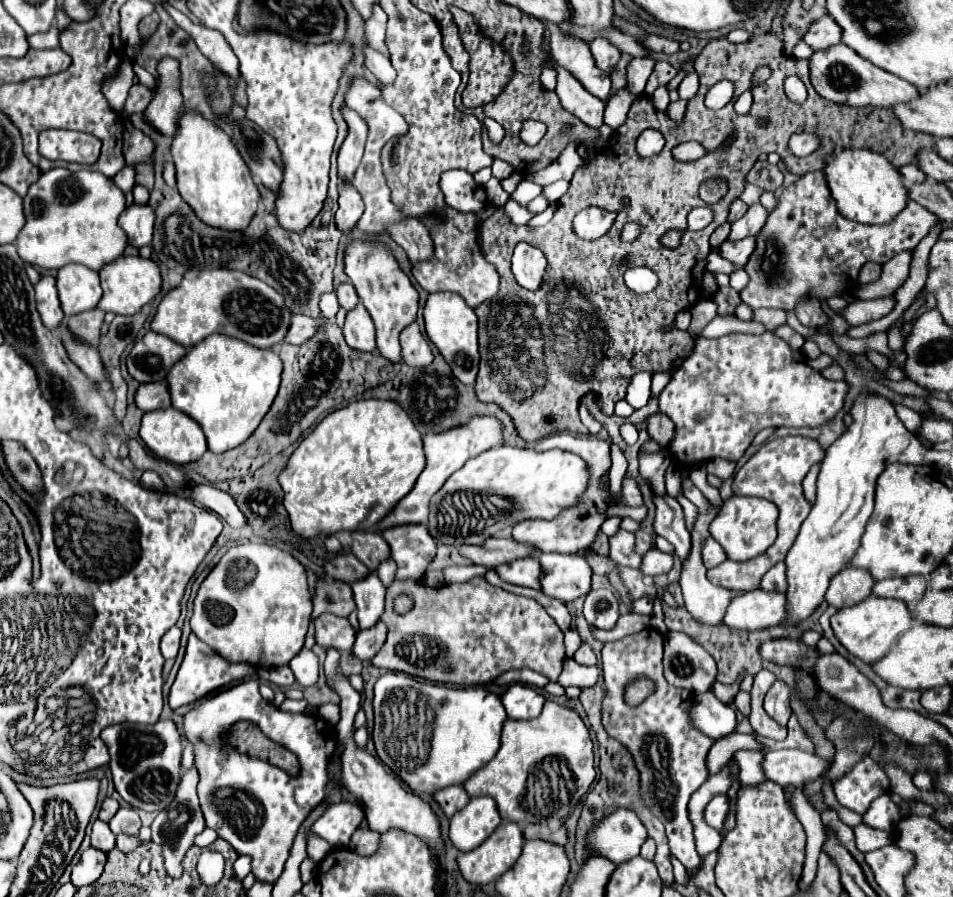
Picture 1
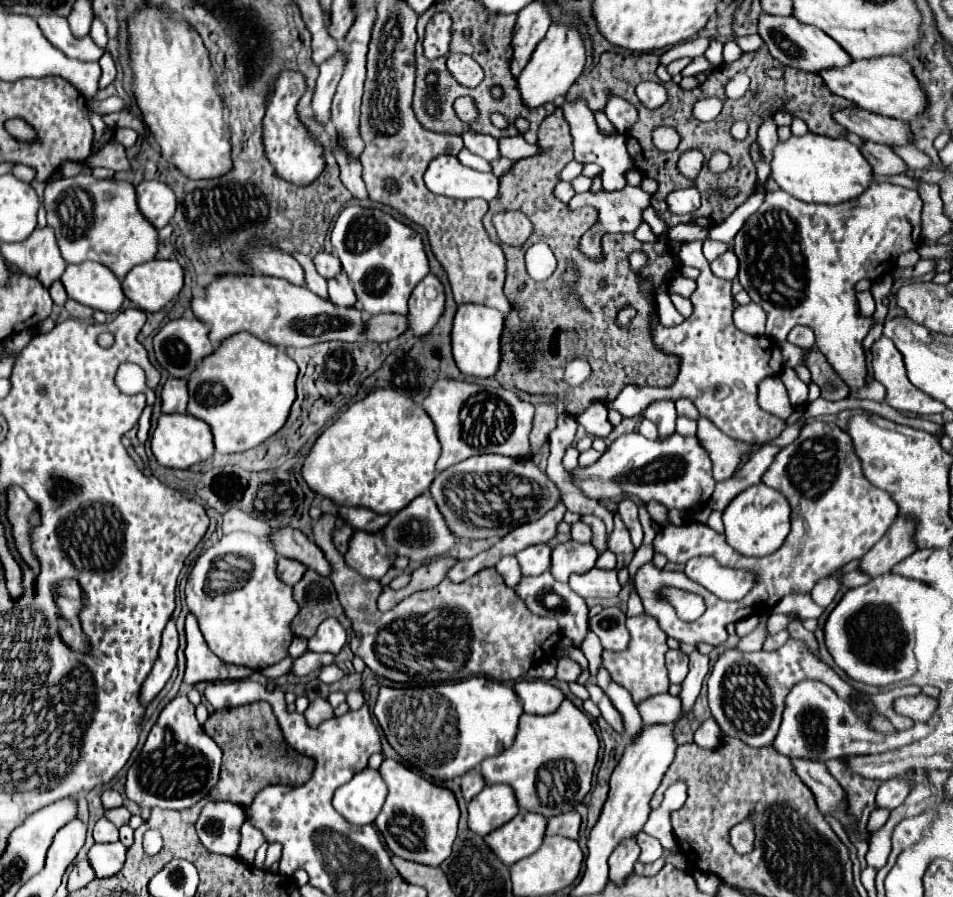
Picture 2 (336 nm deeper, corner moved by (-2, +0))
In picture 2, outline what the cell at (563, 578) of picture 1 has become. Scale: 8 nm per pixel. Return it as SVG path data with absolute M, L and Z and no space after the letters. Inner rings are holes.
M569 540L565 544L559 544L551 554L551 574L555 580L565 582L569 580L569 574L585 574L595 566L597 550L591 544L581 544L575 540Z

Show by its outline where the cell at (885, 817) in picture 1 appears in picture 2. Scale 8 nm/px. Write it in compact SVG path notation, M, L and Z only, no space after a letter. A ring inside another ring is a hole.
M901 778L885 780L877 790L877 806L893 810L903 804L903 800L911 790L913 790L913 784L909 784L909 780L901 780Z

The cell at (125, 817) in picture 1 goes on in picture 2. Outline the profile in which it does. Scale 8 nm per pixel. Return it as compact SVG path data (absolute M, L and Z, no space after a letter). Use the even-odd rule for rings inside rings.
M119 806L119 808L105 810L105 818L107 818L107 820L111 820L111 822L119 828L119 826L123 826L123 824L129 824L131 814L129 814L129 810L127 810L125 806Z

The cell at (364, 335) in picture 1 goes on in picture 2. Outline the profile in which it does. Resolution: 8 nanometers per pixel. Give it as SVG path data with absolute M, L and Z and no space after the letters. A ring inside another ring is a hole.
M345 272L337 274L335 278L327 280L327 290L329 290L329 300L333 304L339 304L339 306L353 306L357 302L355 298L355 292L353 292L353 286L349 282L349 278L345 276Z

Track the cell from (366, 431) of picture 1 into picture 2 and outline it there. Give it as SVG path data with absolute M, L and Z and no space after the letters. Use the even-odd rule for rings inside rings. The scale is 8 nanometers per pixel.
M379 388L325 428L301 472L313 492L331 498L337 506L363 506L377 514L395 514L431 486L439 454L441 444L429 414L407 396Z

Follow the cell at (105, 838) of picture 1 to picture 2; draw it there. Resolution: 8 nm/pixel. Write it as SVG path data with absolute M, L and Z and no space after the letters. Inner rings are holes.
M99 818L95 828L93 828L93 838L95 838L95 842L117 842L119 840L119 830L107 818Z

